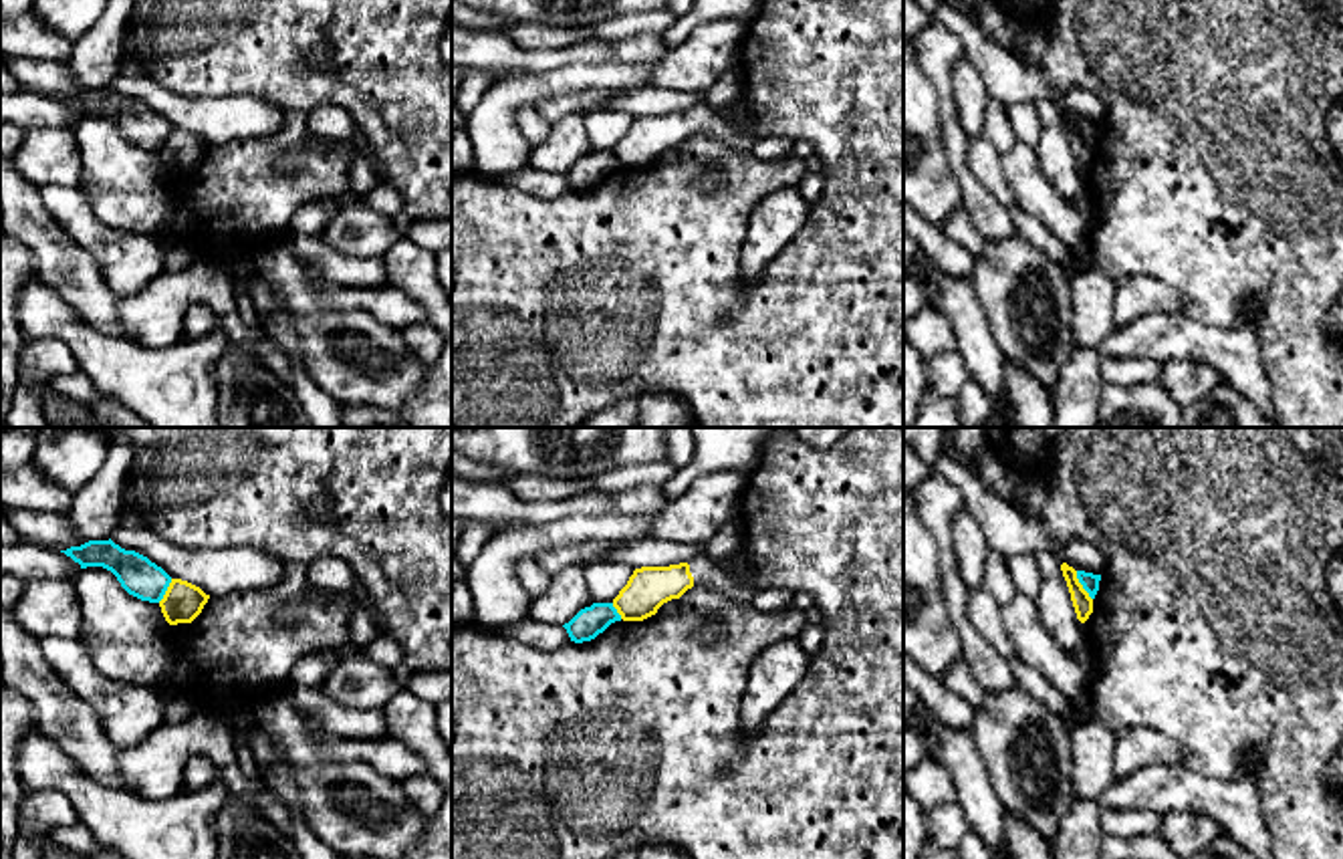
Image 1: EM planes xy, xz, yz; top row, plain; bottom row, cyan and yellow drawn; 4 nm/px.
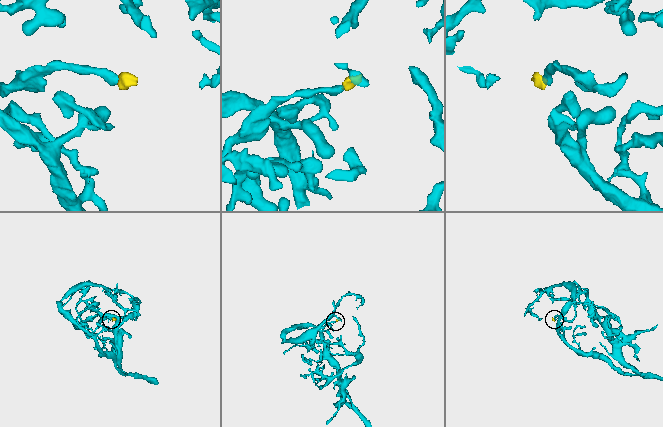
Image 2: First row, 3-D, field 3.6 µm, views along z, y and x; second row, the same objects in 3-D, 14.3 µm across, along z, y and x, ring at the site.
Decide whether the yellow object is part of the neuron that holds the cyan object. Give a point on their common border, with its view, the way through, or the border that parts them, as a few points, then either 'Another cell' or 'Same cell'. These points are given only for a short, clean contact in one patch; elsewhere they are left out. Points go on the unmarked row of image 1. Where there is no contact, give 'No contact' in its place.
Touches cyan at yz (1081, 132). Boundary: yz (1075, 119), (1091, 148). Another cell

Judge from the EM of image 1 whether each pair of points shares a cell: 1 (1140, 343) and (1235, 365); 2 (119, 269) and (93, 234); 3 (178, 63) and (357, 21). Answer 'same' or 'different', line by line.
1: same
2: same
3: same

